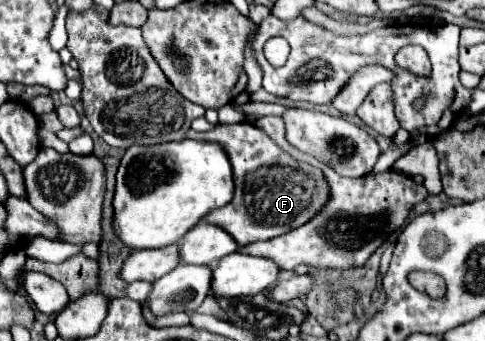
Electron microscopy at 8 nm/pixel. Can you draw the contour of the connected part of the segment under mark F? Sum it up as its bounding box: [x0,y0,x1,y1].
[188,121,328,245]

